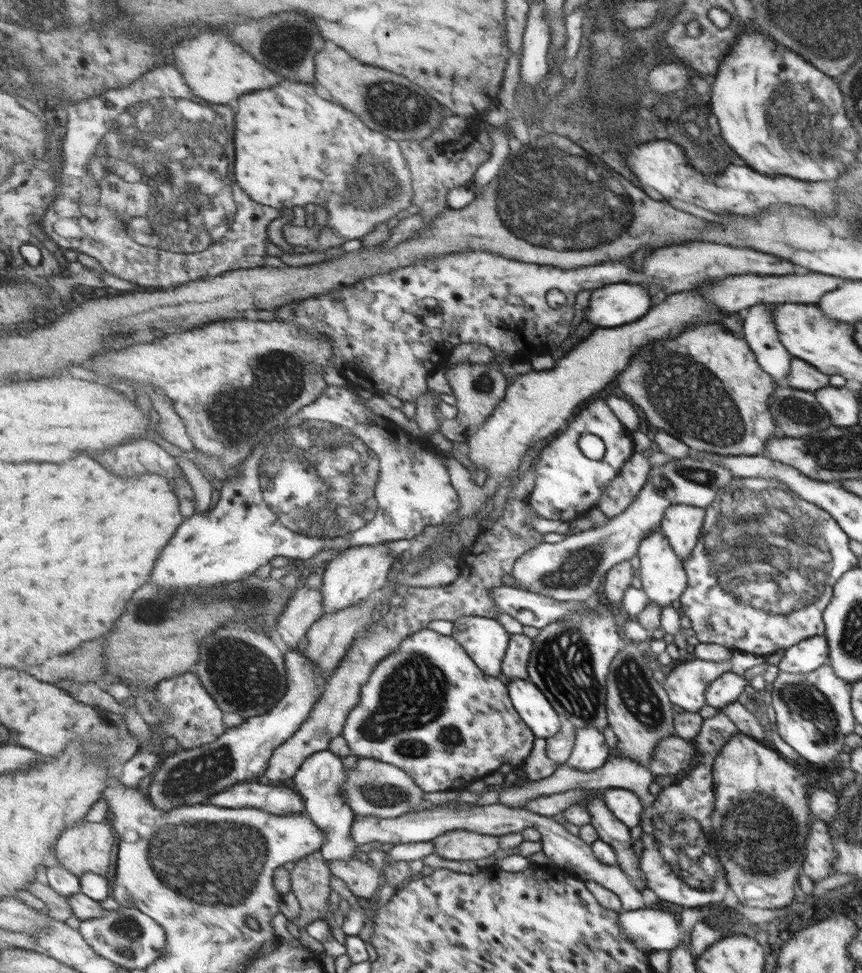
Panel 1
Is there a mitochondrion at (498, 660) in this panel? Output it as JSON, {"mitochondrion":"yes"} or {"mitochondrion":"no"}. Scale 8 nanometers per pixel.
{"mitochondrion":"no"}

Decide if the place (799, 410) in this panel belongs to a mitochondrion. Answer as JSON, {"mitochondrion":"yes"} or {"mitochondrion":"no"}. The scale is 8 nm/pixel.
{"mitochondrion":"yes"}

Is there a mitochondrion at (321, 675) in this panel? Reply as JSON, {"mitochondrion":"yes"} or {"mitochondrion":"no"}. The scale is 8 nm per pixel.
{"mitochondrion":"no"}

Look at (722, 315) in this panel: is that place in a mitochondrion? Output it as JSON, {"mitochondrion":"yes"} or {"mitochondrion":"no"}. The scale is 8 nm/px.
{"mitochondrion":"no"}

